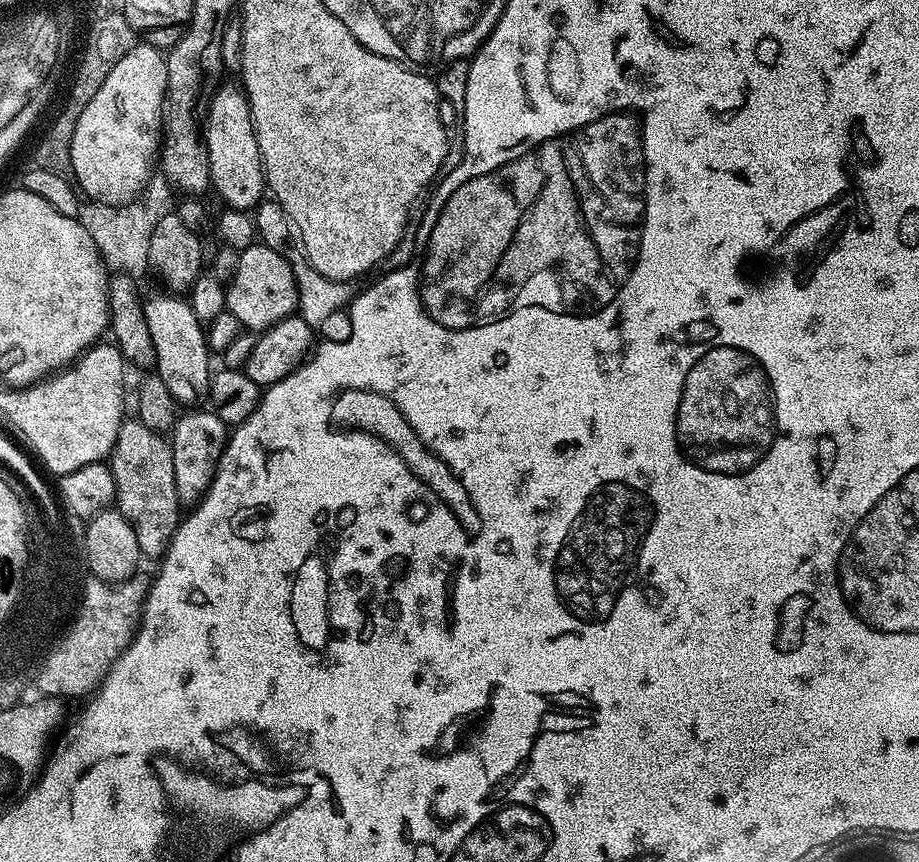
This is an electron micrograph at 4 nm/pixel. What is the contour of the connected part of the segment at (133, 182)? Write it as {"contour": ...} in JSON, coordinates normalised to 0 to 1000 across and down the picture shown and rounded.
{"contour":[[[156,49],[149,51],[133,70],[124,74],[115,95],[107,103],[94,123],[81,150],[76,166],[77,203],[84,219],[97,233],[115,237],[139,237],[147,232],[159,216],[172,190],[176,171],[176,150],[181,143],[181,113],[183,109],[183,71],[175,57]]]}

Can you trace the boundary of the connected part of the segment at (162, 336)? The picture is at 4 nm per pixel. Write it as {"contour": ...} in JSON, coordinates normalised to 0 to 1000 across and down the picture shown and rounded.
{"contour":[[[189,341],[170,343],[158,352],[157,363],[163,378],[163,392],[168,397],[170,412],[169,435],[181,445],[193,470],[213,471],[223,458],[224,451],[233,435],[233,427],[226,423],[229,405],[224,381],[212,368],[206,349]]]}

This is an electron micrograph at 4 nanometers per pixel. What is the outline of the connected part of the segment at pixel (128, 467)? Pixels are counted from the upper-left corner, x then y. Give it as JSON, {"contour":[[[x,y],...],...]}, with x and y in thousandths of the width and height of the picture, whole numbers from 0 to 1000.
{"contour":[[[149,487],[136,488],[119,535],[126,564],[126,589],[146,615],[153,644],[175,648],[198,602],[198,586],[189,563],[189,536],[184,512]]]}

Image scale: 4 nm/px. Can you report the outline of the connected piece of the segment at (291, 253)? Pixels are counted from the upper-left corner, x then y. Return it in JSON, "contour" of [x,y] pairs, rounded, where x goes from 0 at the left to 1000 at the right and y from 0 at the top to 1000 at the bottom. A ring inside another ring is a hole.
{"contour":[[[299,230],[284,232],[276,242],[276,254],[282,282],[294,285],[294,290],[307,295],[311,299],[313,307],[318,310],[325,343],[324,365],[339,382],[348,383],[348,379],[365,362],[371,361],[370,363],[373,363],[382,354],[383,346],[390,338],[388,331],[381,325],[360,325],[355,323],[355,318],[346,318],[346,313],[342,313],[342,309],[336,304],[335,298],[332,297],[330,287],[322,281],[313,283],[313,273],[319,273],[320,269],[318,255],[311,248],[311,244],[307,244],[307,239]]]}

